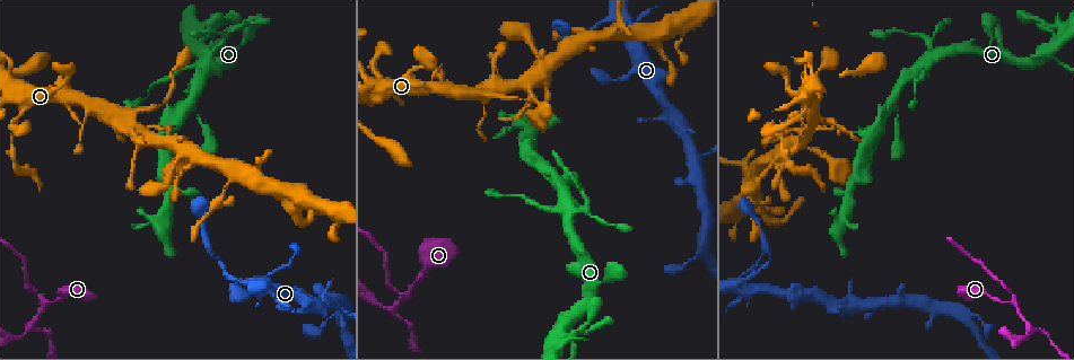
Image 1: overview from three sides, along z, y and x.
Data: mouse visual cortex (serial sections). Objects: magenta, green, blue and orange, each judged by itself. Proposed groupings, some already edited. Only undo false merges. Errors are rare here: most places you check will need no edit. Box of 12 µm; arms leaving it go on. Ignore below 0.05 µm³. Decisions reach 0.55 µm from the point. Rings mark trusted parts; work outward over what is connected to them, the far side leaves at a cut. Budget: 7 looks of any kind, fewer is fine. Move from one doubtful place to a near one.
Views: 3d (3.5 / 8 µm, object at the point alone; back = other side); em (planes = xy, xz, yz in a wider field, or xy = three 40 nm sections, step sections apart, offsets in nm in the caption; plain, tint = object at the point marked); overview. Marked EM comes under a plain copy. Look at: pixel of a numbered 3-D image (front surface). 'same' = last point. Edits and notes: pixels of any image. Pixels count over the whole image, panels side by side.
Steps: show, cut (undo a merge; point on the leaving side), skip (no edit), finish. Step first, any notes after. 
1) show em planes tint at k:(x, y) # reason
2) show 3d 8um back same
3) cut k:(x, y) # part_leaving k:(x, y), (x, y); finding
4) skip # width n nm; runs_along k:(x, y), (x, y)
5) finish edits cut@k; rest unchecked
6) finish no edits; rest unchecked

show 3d 3.5um back at 1:(588, 205) # abrupt turn

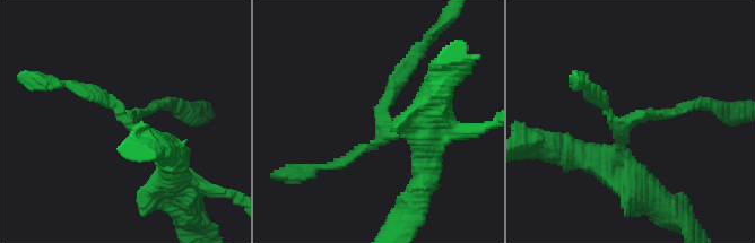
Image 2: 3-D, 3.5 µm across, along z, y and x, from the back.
show em xy step 5 tint at 2:(128, 121)

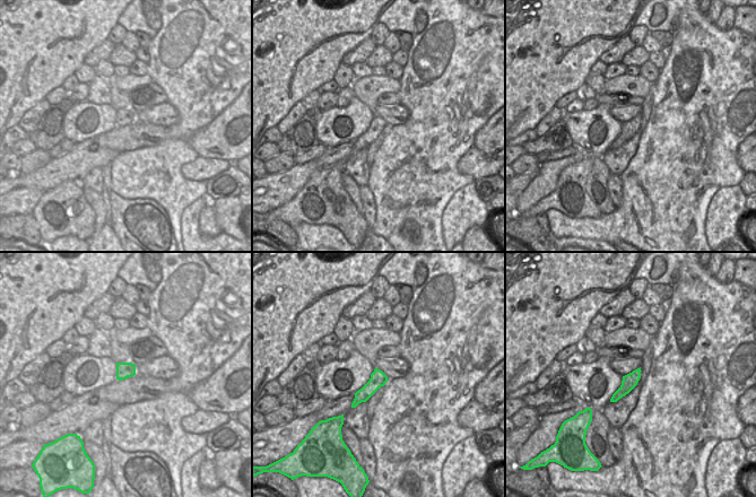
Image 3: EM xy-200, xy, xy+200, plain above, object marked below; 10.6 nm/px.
skip # width 170 nm; runs_along 2:(598, 161), (630, 119), (694, 104); one cell here

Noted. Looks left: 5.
show 3d 3.5um at 1:(43, 302)

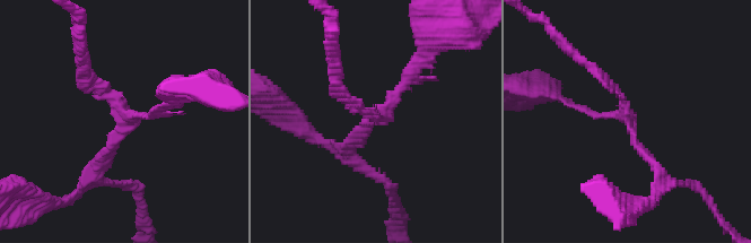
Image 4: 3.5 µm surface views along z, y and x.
show em xy step 3 tint at 4:(125, 117)

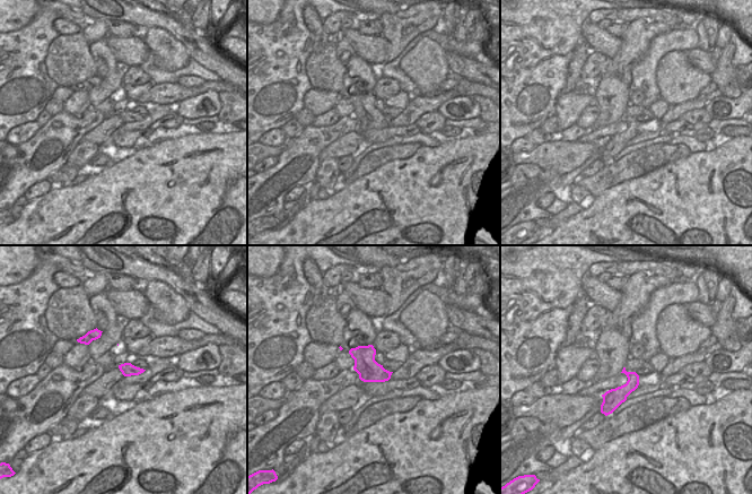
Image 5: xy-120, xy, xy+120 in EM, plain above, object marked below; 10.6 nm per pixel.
show em xy step 5 tint same

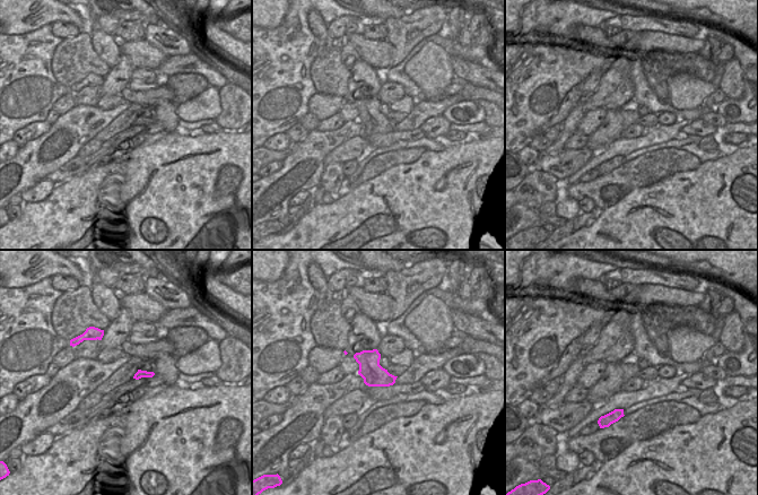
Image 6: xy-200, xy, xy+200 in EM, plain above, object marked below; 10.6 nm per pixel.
skip # arm_widths 100, 100, 150 nm; runs_along 4:(421, 62), (384, 120), (346, 149); one cell here

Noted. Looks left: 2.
show em xy step 3 tint at 1:(769, 130) # abrupt turn

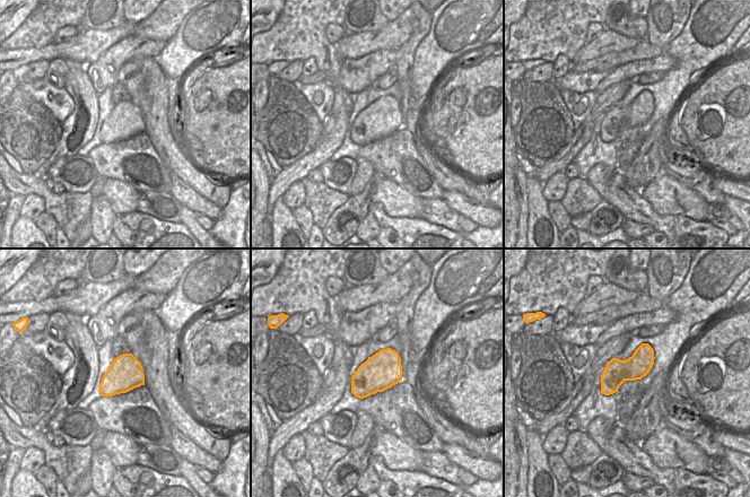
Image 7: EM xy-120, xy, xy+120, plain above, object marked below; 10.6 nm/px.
show 3d 3.5um same # see where the arms go

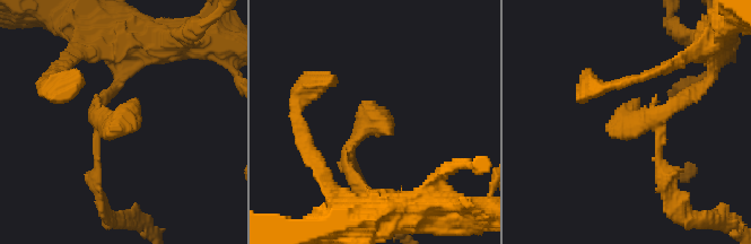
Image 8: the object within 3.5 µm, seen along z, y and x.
skip # arm_widths 100, 150 nm; runs_along 8:(356, 183), (356, 133), (387, 133); all the same cell

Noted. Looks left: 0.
finish no edits; rest unchecked

